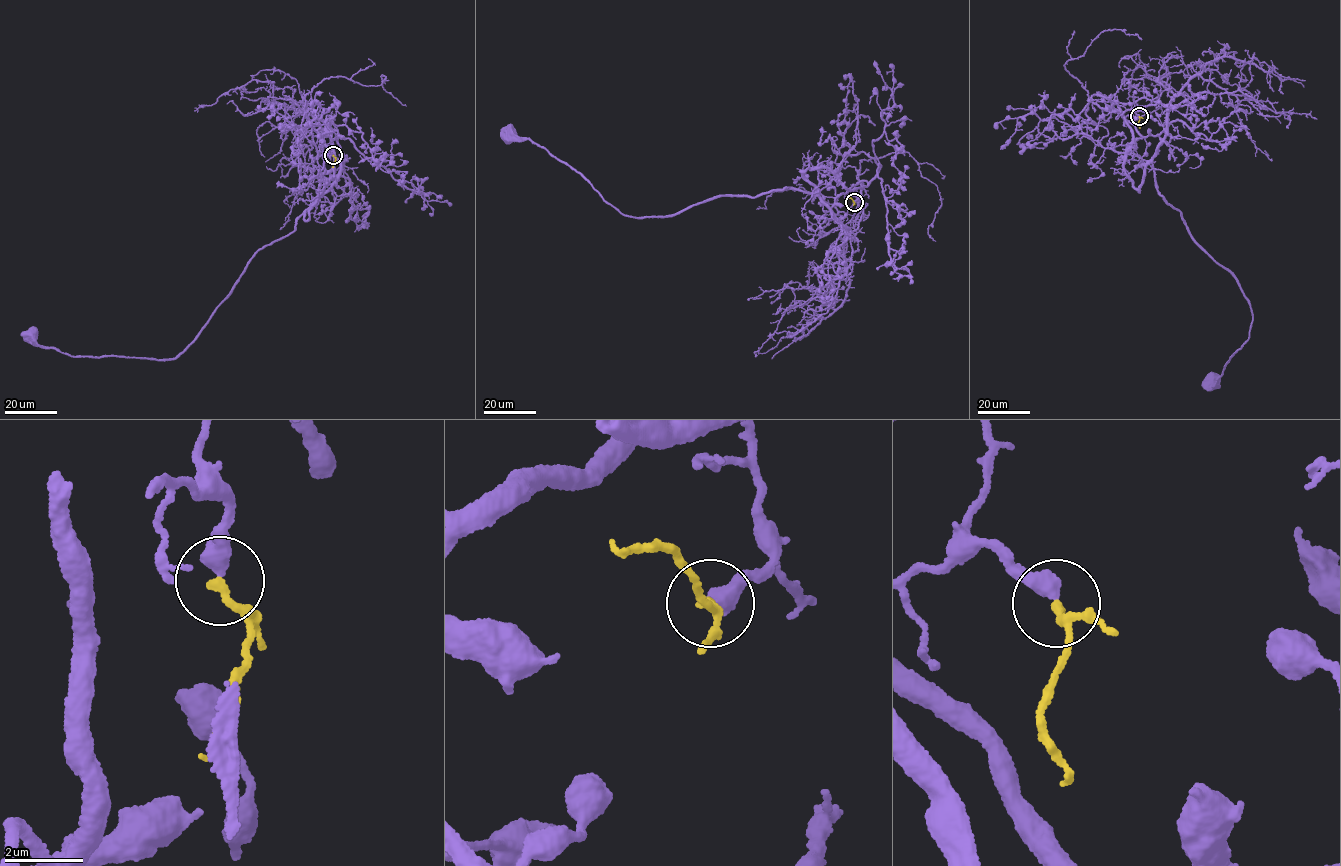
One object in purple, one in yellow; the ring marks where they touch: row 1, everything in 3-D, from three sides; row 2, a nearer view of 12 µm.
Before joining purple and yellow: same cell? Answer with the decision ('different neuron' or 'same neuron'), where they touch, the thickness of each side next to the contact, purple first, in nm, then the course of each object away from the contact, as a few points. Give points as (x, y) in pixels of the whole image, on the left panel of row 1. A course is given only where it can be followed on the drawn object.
same neuron; at (333, 155); 480 nm thick on the purple side, 160 nm on the other; purple runs (333, 155), (336, 139), (341, 171), (330, 190), (294, 231), (258, 249), (173, 359), (71, 356), (29, 335); yellow runs (333, 155), (333, 167)

